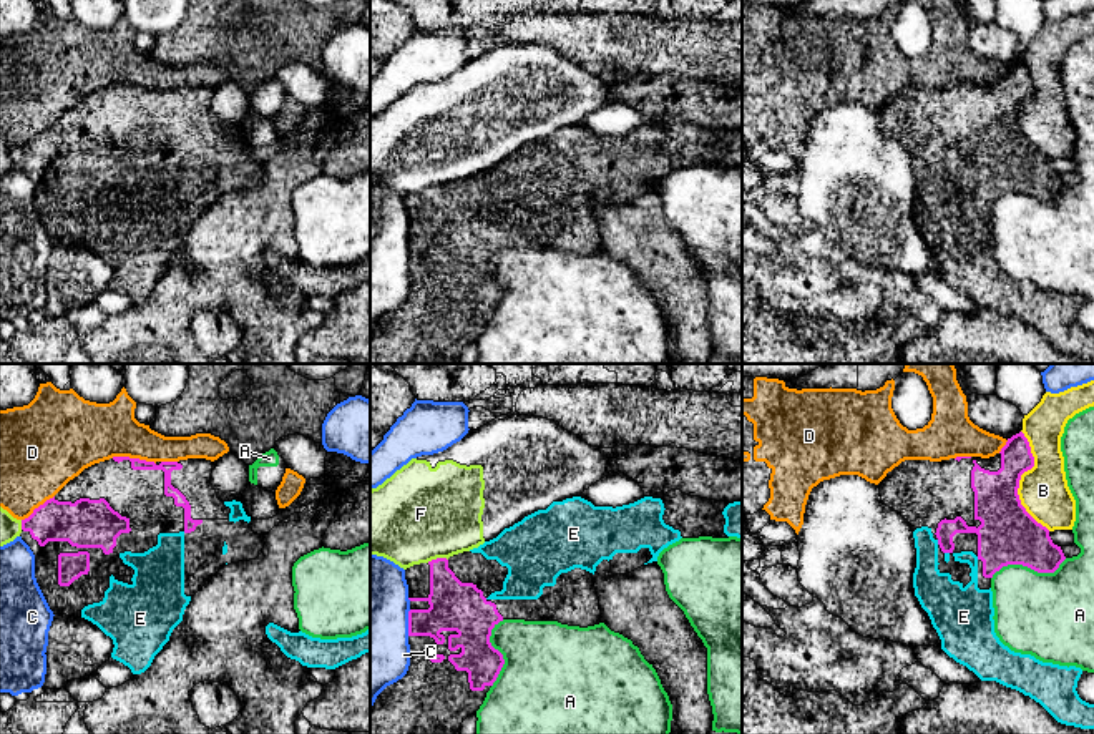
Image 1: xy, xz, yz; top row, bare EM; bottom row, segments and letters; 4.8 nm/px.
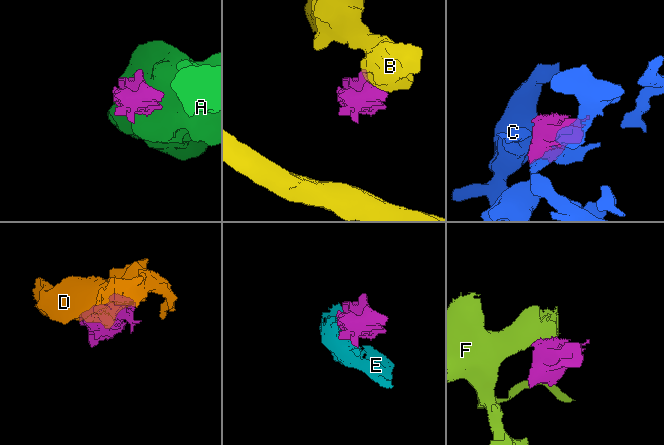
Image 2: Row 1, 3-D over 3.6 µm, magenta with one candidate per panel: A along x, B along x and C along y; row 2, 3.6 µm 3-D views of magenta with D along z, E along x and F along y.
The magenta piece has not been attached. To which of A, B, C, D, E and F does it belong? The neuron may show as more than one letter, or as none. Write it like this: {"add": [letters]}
{"add": ["E"]}

